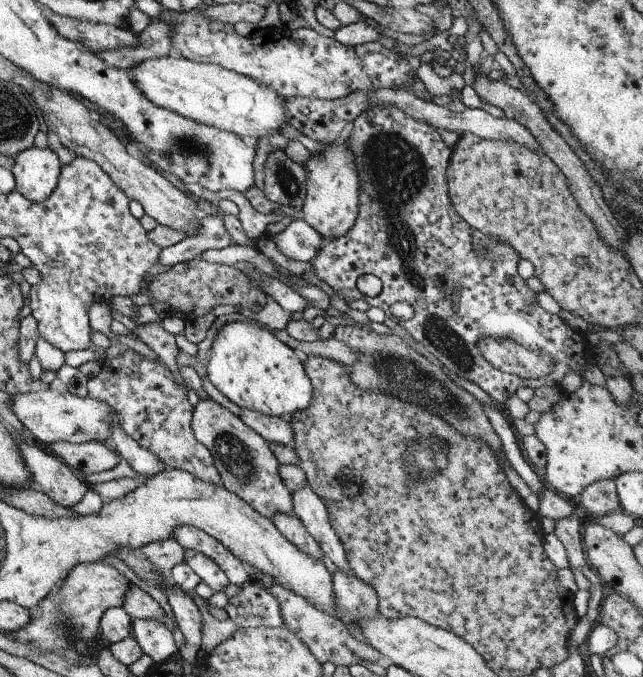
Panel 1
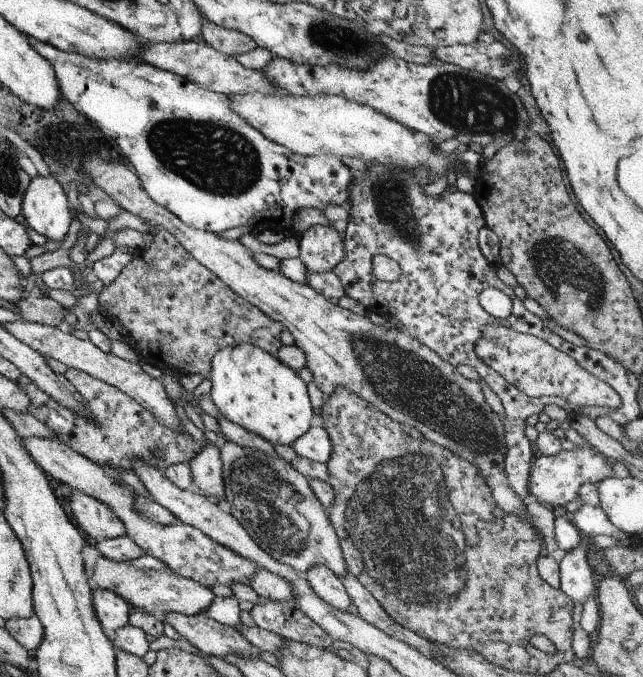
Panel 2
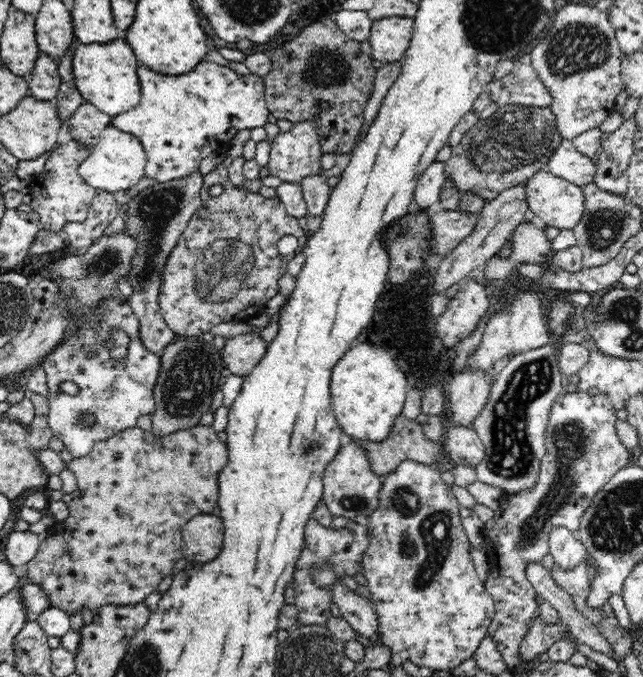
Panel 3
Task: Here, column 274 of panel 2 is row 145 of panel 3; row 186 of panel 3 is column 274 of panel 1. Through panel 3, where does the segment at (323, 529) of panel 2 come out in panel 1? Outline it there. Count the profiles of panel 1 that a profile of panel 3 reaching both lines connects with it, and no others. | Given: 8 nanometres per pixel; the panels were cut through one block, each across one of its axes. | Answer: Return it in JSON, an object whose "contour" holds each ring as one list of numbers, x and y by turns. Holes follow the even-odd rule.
{"contour":[[199,399,192,406,191,414,190,429,193,436,209,449,223,488,237,495,255,512,269,520,275,511,293,515,291,492,279,478,277,459,269,450,266,440,212,399]]}

